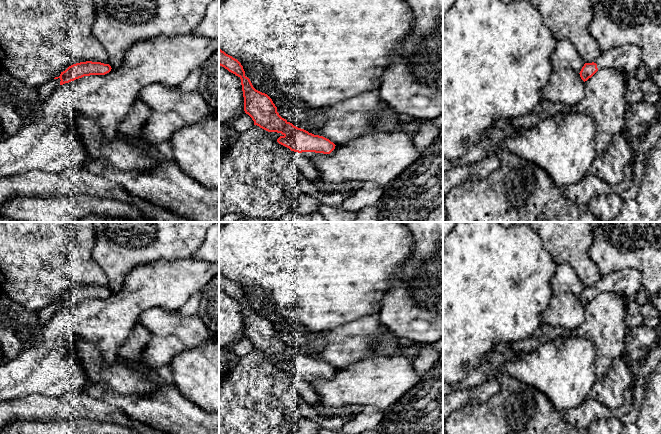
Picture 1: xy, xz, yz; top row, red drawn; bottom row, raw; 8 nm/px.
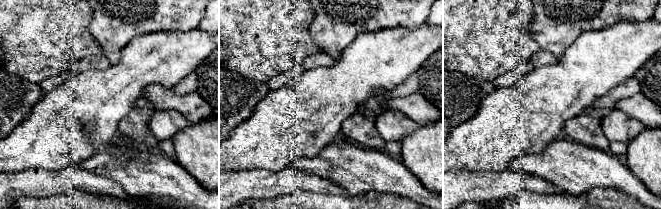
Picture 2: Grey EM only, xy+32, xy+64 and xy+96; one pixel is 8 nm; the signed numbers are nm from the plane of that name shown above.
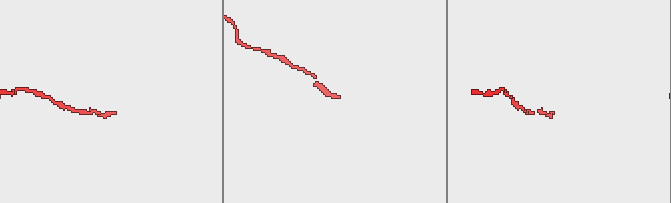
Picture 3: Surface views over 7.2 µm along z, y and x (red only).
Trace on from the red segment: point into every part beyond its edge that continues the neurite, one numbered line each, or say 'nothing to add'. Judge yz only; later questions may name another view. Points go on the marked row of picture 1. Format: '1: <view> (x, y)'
1: yz (627, 58)

